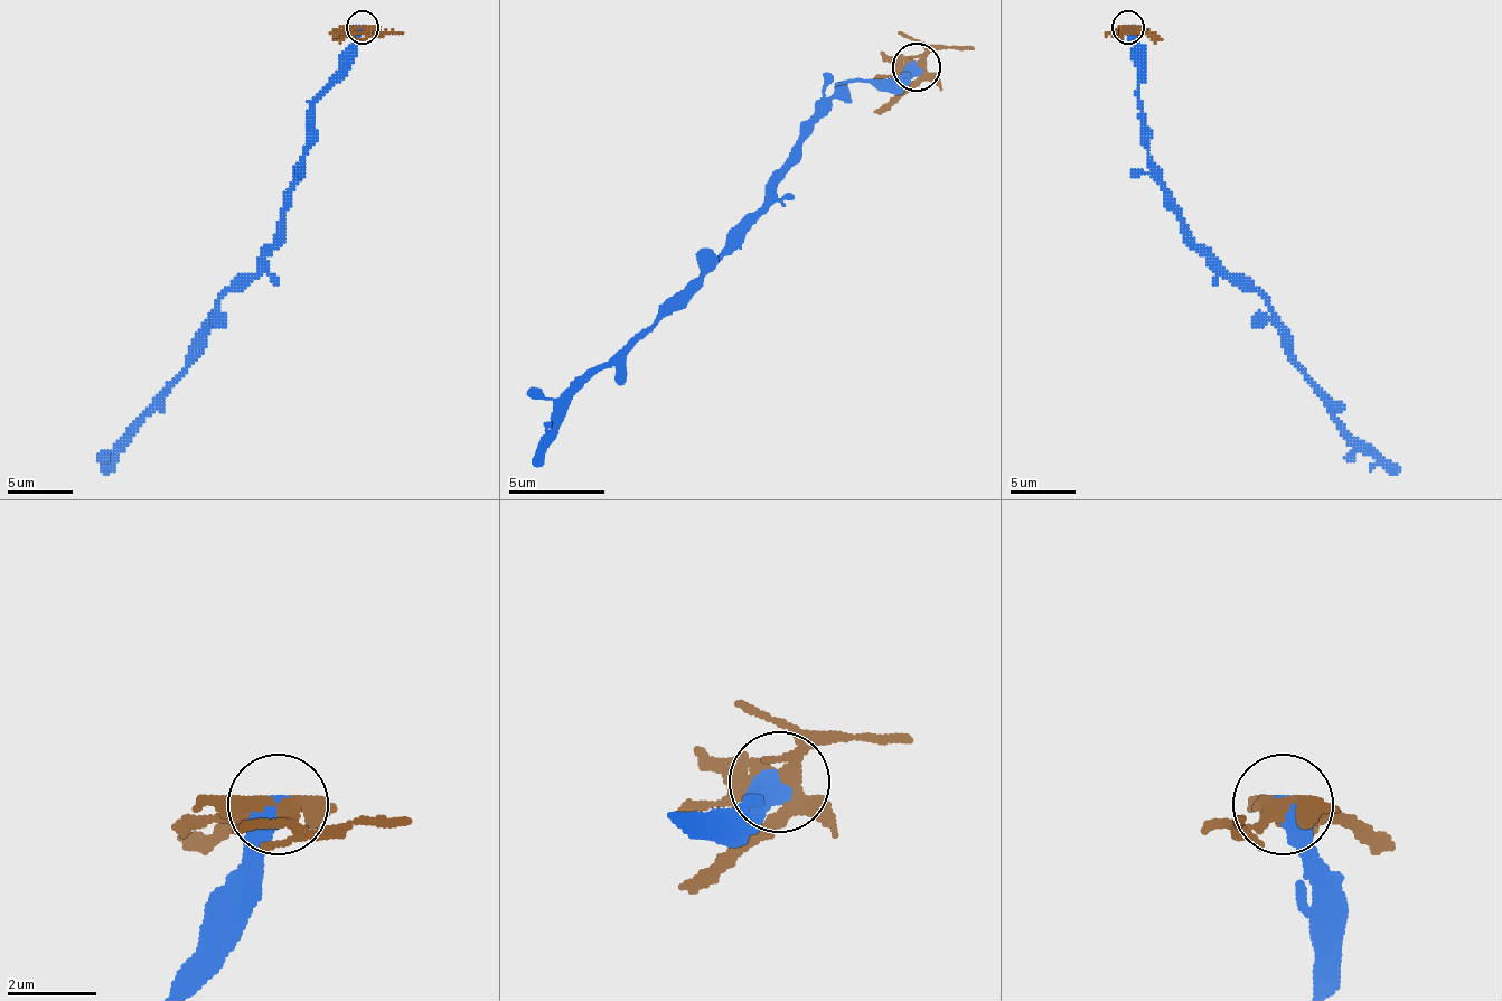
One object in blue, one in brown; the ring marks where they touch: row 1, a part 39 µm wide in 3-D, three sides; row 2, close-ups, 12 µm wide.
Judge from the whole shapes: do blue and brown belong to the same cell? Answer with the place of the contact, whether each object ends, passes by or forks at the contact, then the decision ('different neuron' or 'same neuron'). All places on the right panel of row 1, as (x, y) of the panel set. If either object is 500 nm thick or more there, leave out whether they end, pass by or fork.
at (1128, 27); different neuron

